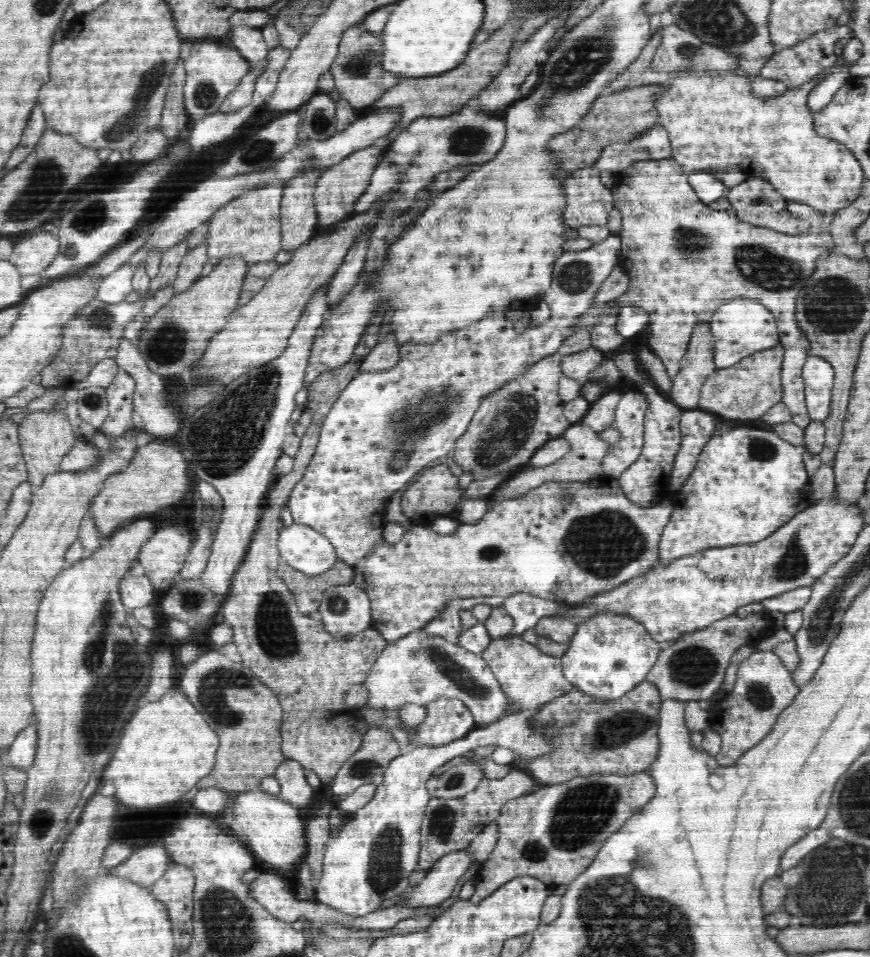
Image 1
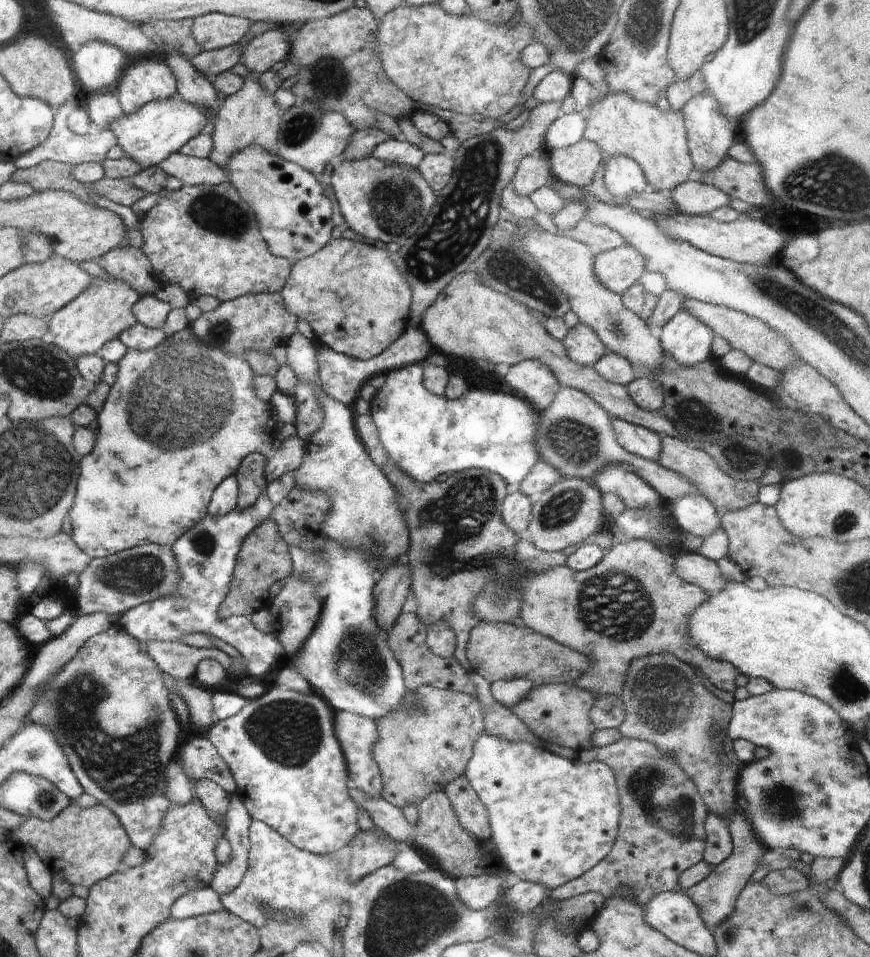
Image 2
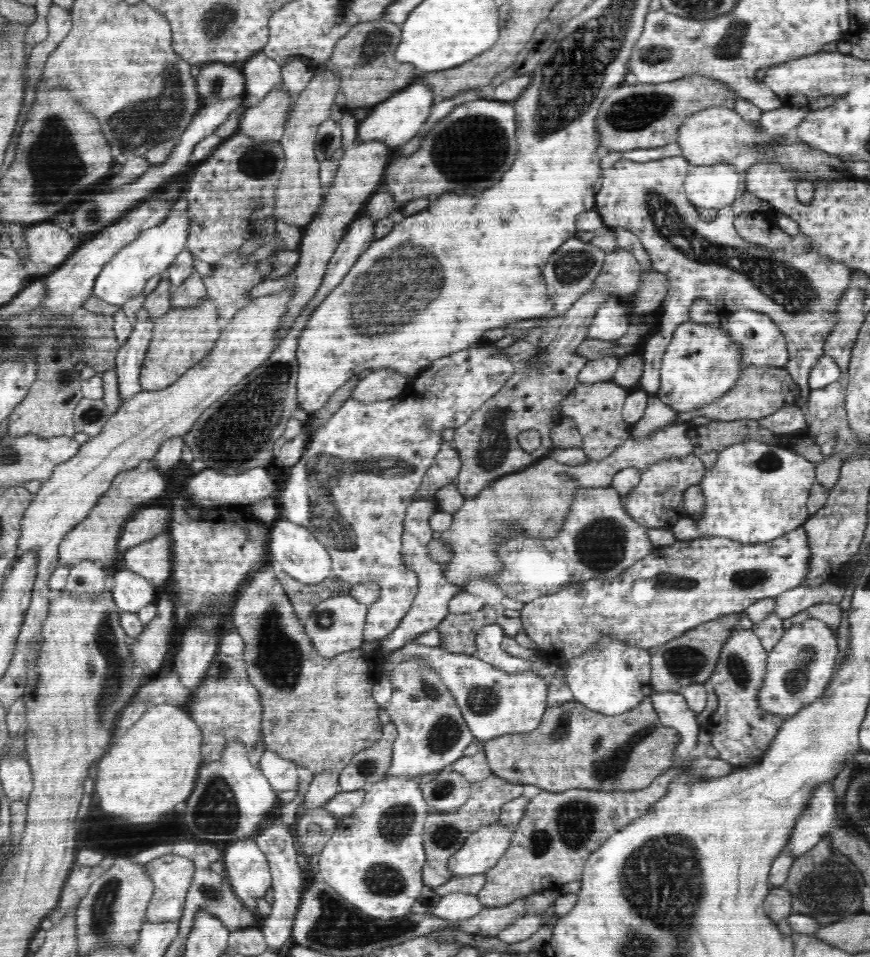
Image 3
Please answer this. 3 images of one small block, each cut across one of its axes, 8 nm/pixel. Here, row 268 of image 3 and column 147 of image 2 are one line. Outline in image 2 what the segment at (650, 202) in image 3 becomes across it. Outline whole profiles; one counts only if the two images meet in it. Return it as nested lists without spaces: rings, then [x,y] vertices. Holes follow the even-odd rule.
[[[117,623],[110,624],[104,632],[90,636],[76,656],[54,674],[56,676],[46,684],[46,688],[42,688],[36,706],[24,718],[23,726],[28,721],[48,726],[48,730],[54,732],[83,790],[119,818],[135,848],[147,850],[162,828],[162,818],[170,808],[171,803],[164,796],[165,773],[167,765],[176,758],[180,740],[178,734],[182,732],[160,666],[145,652],[139,641]]]

